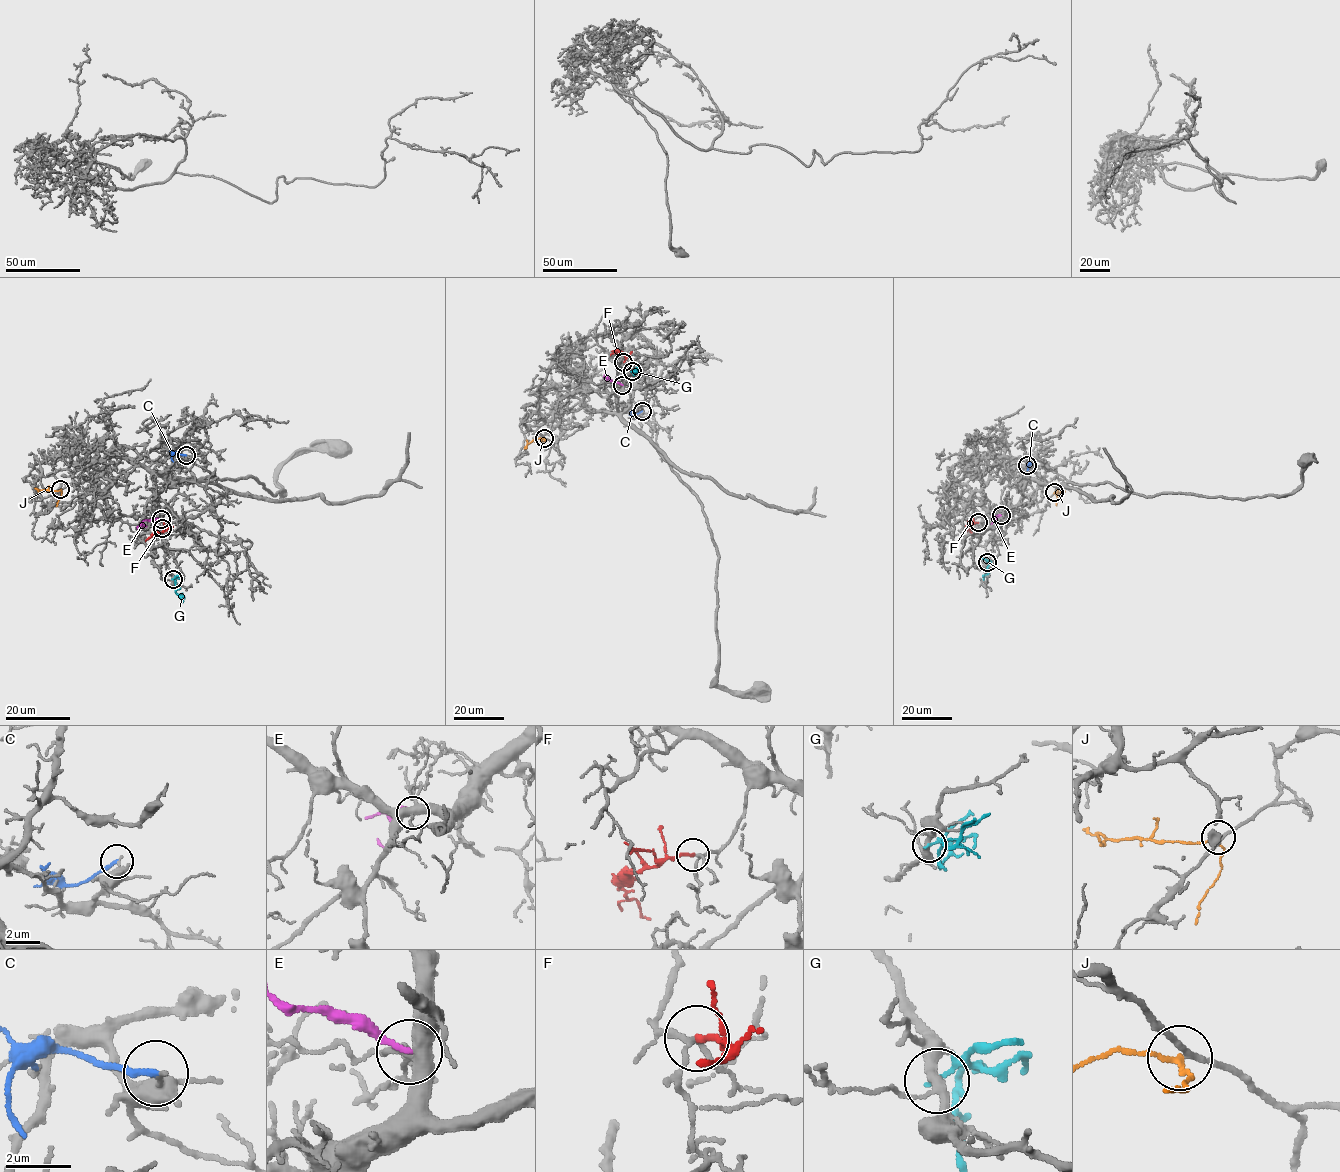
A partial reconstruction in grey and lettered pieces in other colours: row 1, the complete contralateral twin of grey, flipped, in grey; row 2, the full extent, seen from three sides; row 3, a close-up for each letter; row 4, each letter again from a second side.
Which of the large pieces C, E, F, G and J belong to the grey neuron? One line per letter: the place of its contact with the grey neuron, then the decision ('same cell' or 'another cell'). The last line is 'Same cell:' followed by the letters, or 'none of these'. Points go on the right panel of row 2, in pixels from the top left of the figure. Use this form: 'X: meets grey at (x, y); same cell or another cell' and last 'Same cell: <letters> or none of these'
C: meets grey at (1027, 465); another cell
E: meets grey at (1001, 515); another cell
F: meets grey at (978, 522); same cell
G: meets grey at (987, 562); another cell
J: meets grey at (1054, 492); another cell
Same cell: F

